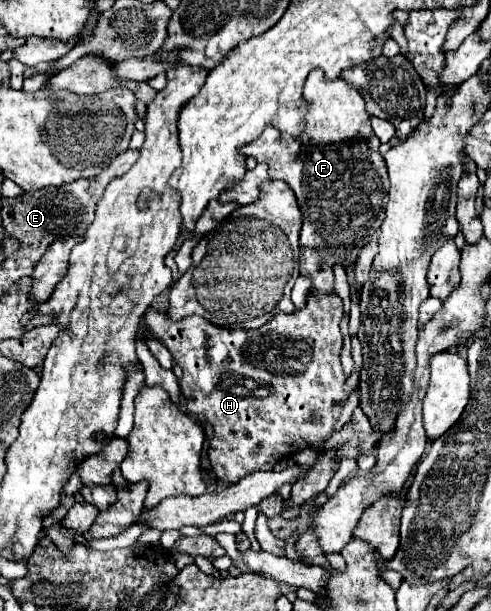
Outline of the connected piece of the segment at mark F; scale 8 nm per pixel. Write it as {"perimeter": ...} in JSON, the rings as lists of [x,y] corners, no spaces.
{"perimeter":[[[311,70],[303,100],[307,102],[307,118],[303,136],[297,138],[301,146],[291,146],[291,138],[281,136],[281,132],[269,124],[255,142],[241,146],[241,152],[245,156],[253,156],[257,162],[265,162],[269,166],[271,178],[287,180],[287,184],[293,186],[293,192],[303,212],[299,244],[319,246],[323,250],[323,260],[329,266],[339,264],[345,268],[357,258],[361,246],[373,232],[379,230],[383,222],[383,206],[387,204],[387,168],[383,156],[379,154],[379,138],[375,138],[371,130],[371,118],[357,88],[353,88],[343,78],[327,80],[321,70]]]}

